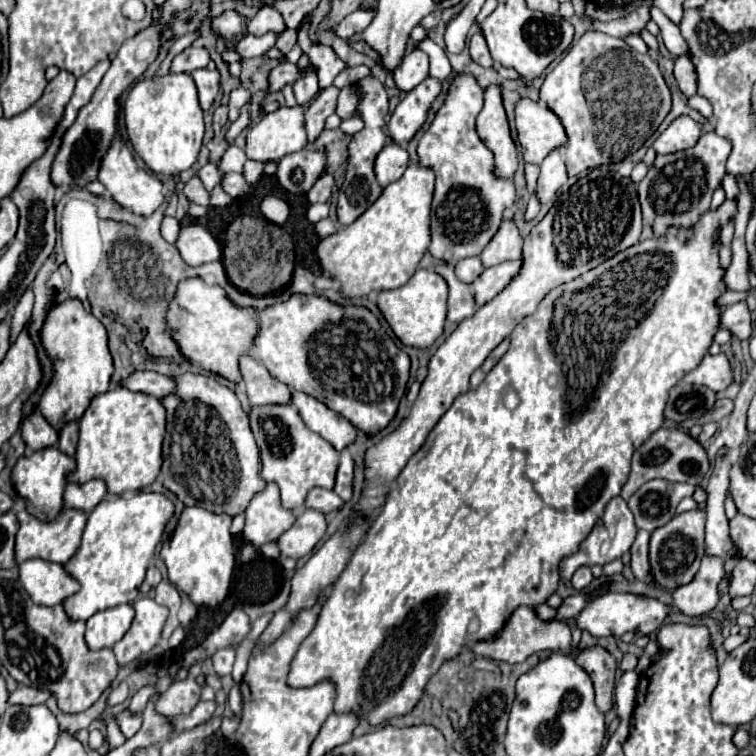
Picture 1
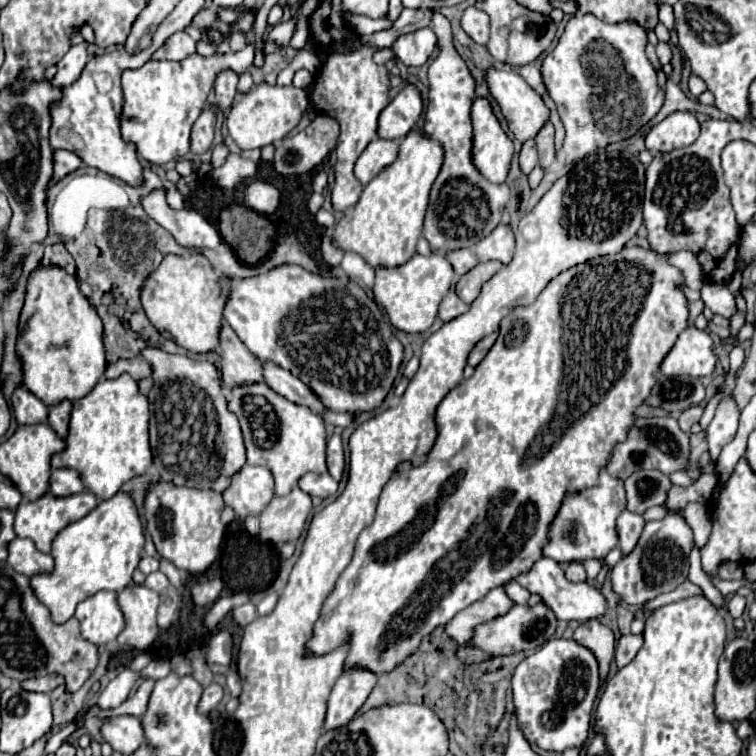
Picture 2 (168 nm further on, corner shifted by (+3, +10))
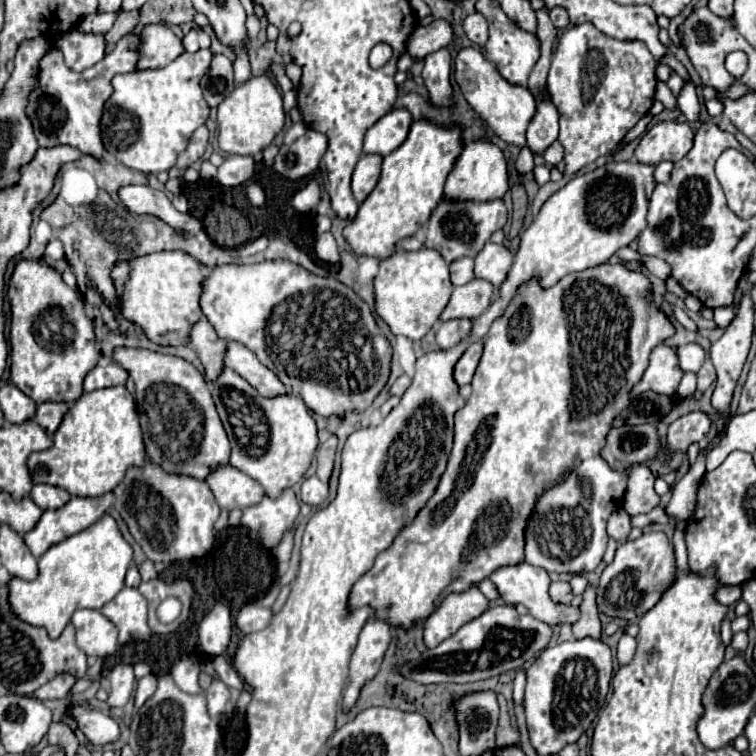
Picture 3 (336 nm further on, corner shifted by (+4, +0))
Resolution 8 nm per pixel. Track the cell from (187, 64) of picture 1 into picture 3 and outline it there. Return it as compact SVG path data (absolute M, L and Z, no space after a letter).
M147 25L143 29L143 59L139 69L161 69L183 53L181 39L165 25Z

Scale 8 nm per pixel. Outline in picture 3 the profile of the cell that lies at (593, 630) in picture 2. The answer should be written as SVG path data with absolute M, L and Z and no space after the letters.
M589 585L587 591L583 593L583 603L581 603L581 617L577 623L573 623L573 635L575 639L601 639L601 621L599 621L599 611L597 611L597 601L595 601L595 587Z

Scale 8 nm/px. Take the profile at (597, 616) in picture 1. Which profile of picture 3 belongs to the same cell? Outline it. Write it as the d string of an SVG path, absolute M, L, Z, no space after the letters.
M519 563L515 567L501 567L499 571L495 571L495 575L491 575L491 581L497 585L499 589L499 595L501 599L507 603L507 605L517 605L517 603L523 603L529 613L547 623L547 625L573 625L577 619L579 619L579 607L575 605L569 605L569 603L555 603L549 595L549 573L541 567L531 567L529 563Z

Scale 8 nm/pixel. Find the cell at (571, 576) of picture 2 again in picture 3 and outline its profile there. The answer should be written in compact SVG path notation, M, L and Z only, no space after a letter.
M557 581L551 583L551 599L555 599L557 603L571 603L575 599L571 585L567 581Z

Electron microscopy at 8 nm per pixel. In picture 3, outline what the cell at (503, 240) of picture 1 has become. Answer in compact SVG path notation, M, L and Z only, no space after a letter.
M487 243L479 255L475 257L475 277L491 281L495 287L499 287L513 263L513 253L505 245Z

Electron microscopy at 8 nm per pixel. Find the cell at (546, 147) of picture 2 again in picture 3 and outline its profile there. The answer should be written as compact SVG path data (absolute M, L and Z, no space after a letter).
M551 99L537 103L537 113L531 119L531 125L527 129L527 147L535 155L543 155L551 143L557 141L559 135L559 113L555 111Z

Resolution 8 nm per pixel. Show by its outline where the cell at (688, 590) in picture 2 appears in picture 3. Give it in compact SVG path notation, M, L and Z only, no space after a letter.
M717 587L715 591L715 599L721 603L721 605L735 605L739 599L741 599L741 589L739 587Z

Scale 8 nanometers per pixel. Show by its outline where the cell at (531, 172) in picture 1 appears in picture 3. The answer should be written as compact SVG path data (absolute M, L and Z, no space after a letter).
M523 147L521 153L519 153L519 157L517 157L517 171L519 171L521 175L525 175L525 173L531 173L533 167L535 167L533 153L531 153L529 147Z

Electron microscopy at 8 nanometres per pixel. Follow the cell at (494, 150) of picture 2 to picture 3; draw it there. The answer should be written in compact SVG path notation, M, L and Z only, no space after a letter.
M473 139L463 141L461 155L455 161L455 167L451 169L445 185L445 197L447 199L475 199L475 201L489 201L489 199L501 199L509 189L507 179L507 161L503 157L503 151L487 141L487 139Z

